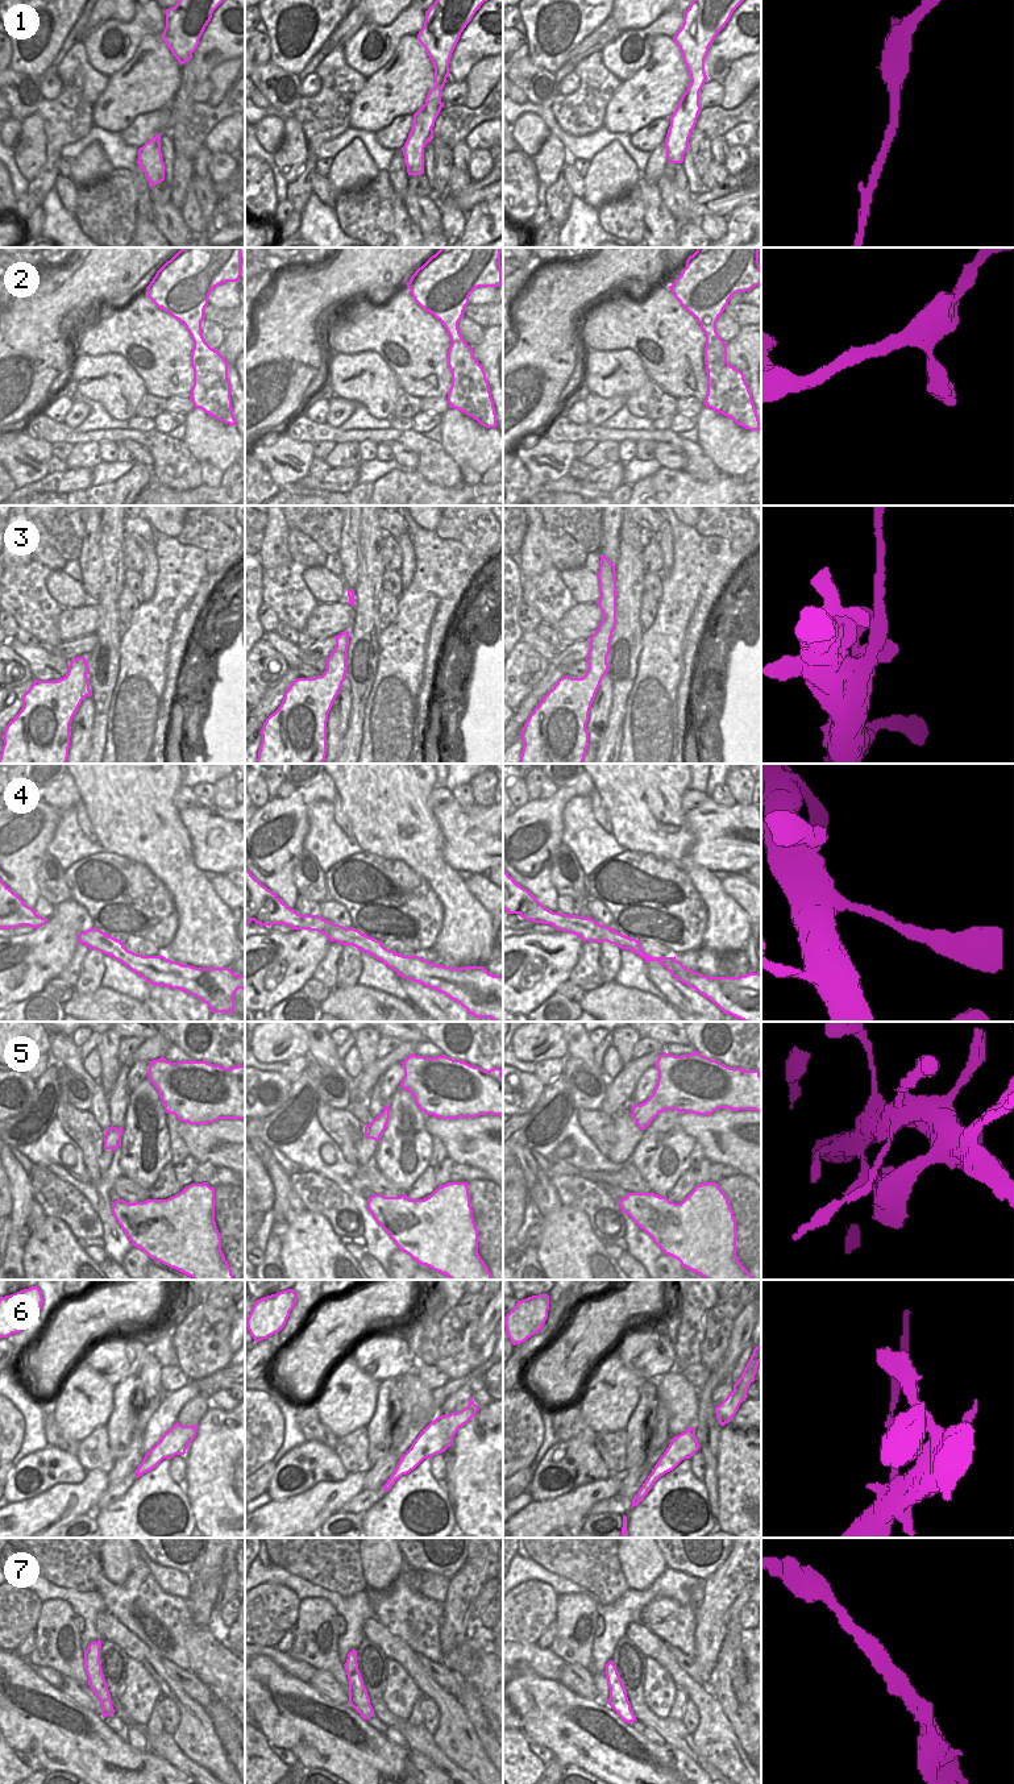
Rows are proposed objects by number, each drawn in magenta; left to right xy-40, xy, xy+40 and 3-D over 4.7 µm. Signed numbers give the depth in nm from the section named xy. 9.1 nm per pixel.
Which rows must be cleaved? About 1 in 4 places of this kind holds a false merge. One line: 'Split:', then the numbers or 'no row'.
Split: 3, 5

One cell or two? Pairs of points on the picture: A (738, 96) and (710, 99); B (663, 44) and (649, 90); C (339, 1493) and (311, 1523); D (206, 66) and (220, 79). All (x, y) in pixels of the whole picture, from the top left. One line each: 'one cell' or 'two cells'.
A: two cells
B: one cell
C: one cell
D: two cells

